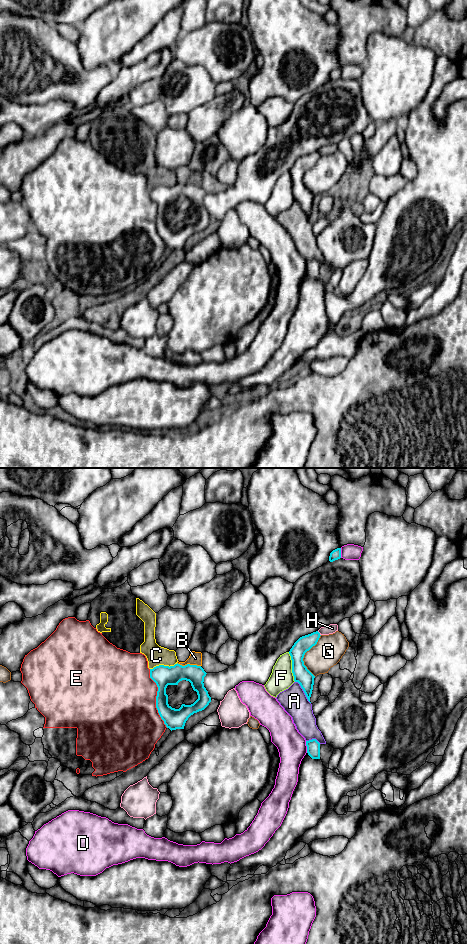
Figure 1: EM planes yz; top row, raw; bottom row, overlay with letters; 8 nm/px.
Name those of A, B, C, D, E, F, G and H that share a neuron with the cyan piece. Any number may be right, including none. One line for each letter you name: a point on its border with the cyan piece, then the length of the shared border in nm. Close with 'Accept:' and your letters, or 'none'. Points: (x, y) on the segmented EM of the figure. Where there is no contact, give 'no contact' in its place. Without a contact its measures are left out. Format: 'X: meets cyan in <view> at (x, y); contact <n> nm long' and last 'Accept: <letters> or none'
Accept: none

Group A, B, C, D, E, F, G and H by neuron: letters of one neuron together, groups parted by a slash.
A B C / D / E / F / G / H

